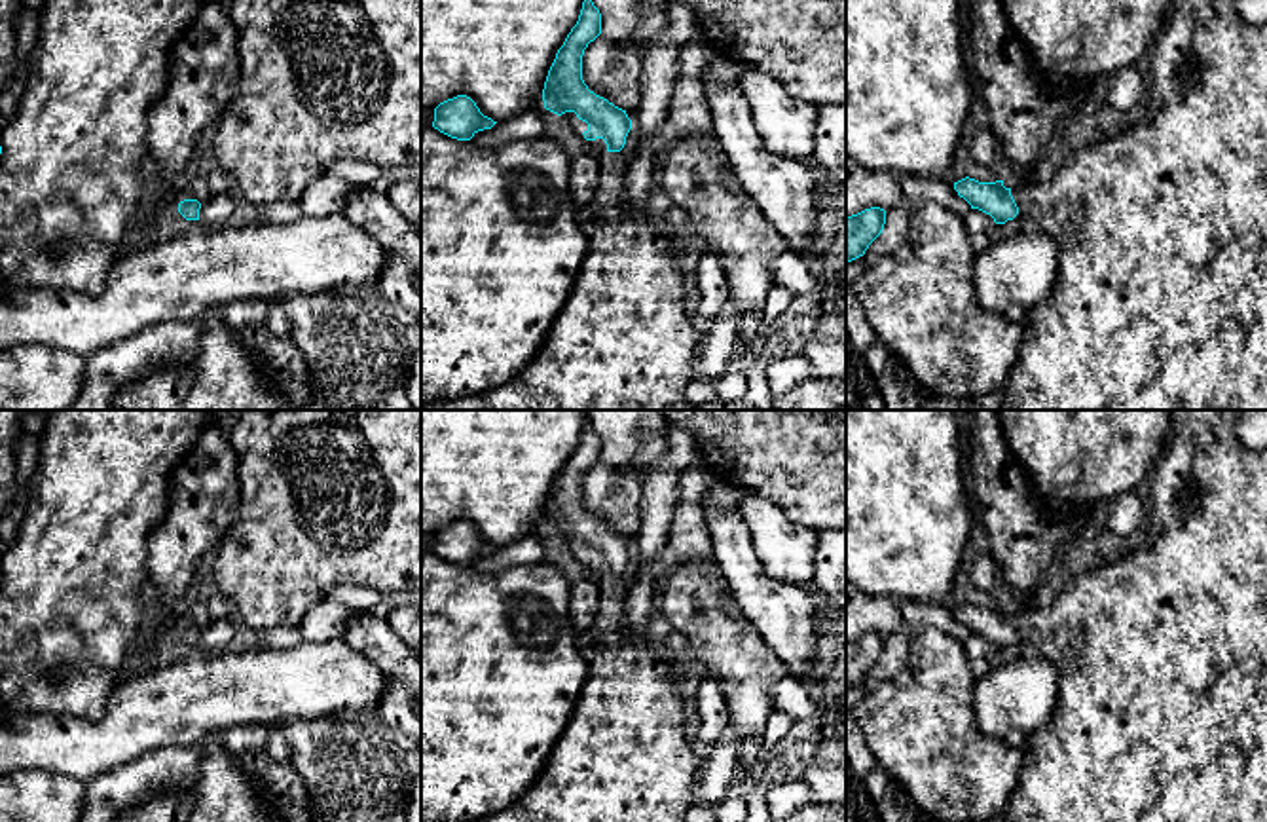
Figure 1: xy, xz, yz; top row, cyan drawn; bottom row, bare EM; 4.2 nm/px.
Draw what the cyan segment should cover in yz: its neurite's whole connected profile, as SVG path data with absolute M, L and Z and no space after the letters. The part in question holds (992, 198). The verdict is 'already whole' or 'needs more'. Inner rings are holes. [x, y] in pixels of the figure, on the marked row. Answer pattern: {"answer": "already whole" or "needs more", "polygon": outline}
{"answer": "needs more", "polygon": "M1172 0L1148 57L1153 85L1144 116L1111 139L1064 154L1053 180L1026 180L1013 188L1005 188L1003 180L969 177L954 182L971 209L990 215L996 224L1028 215L1058 249L1053 294L1022 325L1020 351L1001 387L998 410L1267 410L1267 25L1248 25L1237 11L1237 0Z"}

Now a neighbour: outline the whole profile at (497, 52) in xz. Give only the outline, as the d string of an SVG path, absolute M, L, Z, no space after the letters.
M421 0L421 110L434 110L457 95L470 97L493 121L544 106L548 70L577 25L584 0Z

